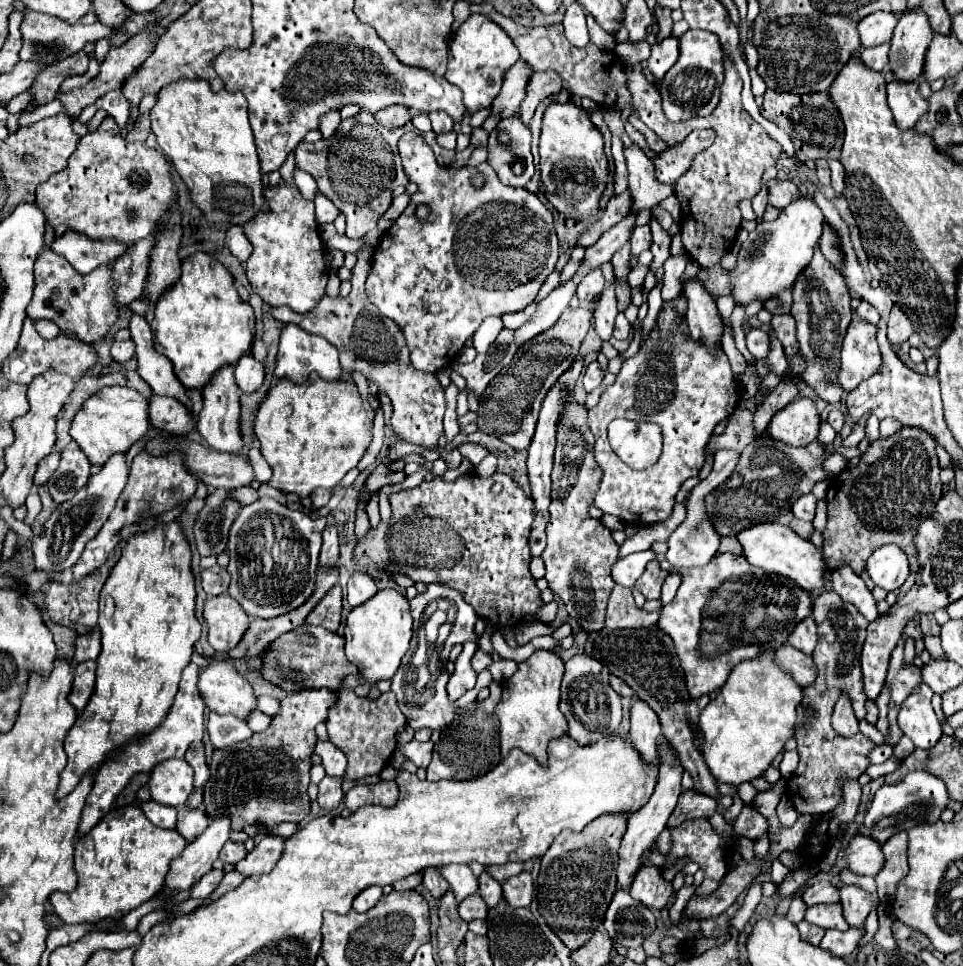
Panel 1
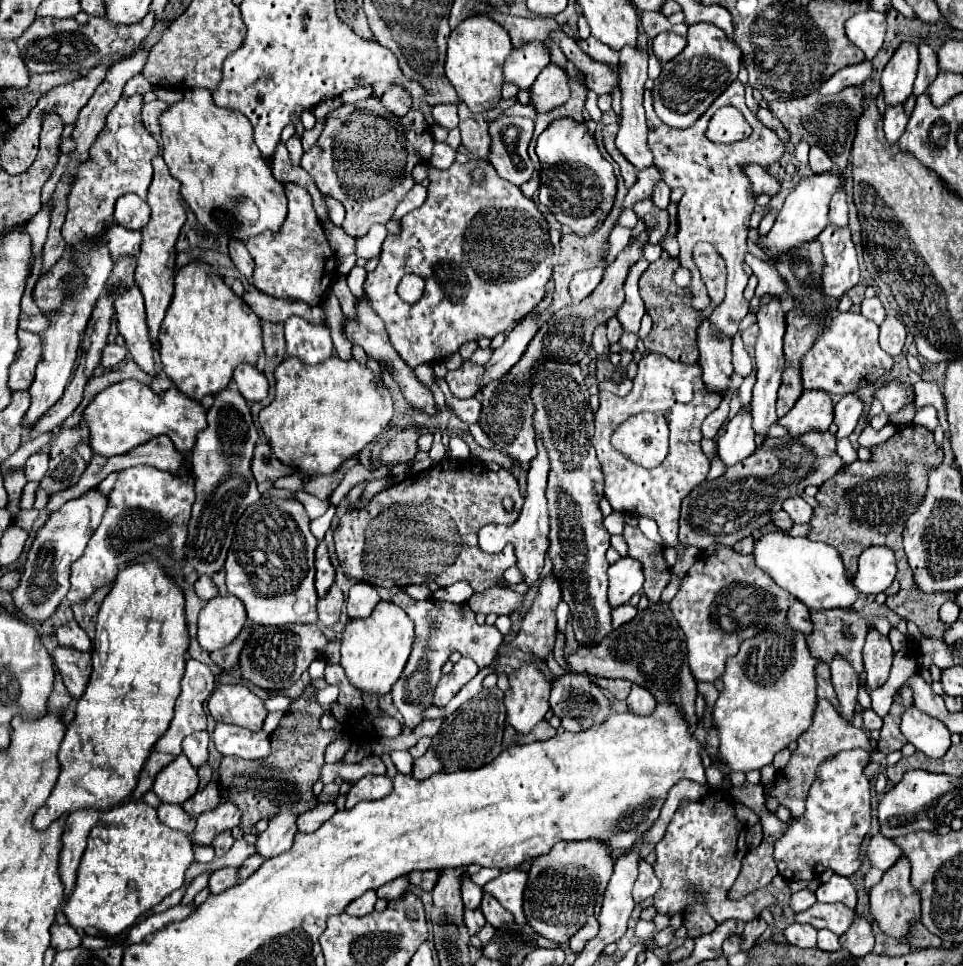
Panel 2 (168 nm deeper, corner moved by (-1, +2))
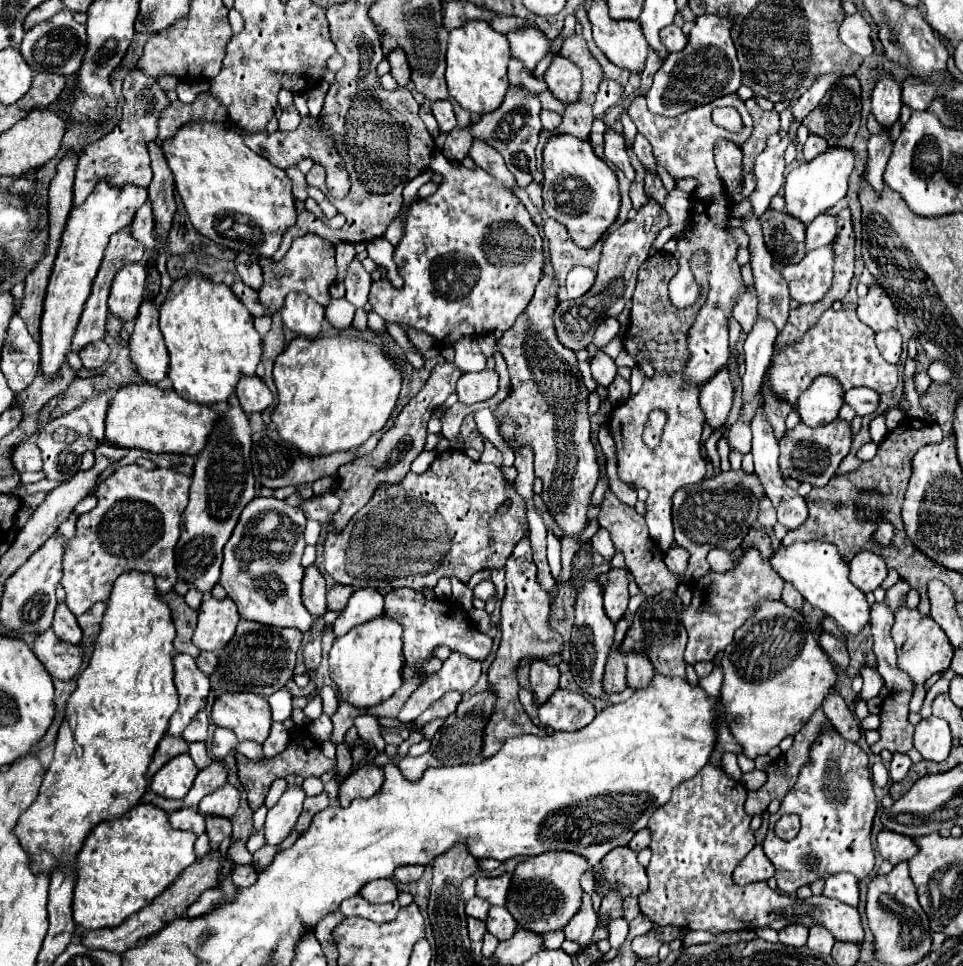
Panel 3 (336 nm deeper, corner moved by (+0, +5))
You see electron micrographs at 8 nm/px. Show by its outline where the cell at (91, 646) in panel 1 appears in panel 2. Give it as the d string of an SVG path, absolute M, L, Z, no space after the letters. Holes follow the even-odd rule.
M68 621L60 627L56 627L54 637L56 637L58 645L62 645L62 647L74 647L76 651L90 651L92 649L88 635L78 627L76 621Z

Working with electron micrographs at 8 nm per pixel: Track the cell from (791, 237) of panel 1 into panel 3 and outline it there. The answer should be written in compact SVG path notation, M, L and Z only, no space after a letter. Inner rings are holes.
M831 148L825 154L817 156L811 162L801 164L799 168L791 170L785 178L785 212L805 226L811 224L821 212L833 208L845 194L847 194L847 180L853 170L853 152L847 148Z

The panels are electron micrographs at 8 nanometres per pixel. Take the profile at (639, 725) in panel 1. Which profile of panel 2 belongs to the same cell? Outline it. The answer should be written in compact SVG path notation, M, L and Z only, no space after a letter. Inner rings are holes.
M632 685L632 691L630 691L626 703L628 703L628 709L632 709L636 715L652 715L652 711L656 707L654 695L640 685Z

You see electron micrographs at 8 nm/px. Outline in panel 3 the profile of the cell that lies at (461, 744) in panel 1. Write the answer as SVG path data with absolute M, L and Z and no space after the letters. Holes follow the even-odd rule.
M483 690L483 692L469 696L467 700L461 700L457 710L451 716L447 716L445 724L435 732L435 736L431 740L431 750L419 758L405 756L399 762L401 774L409 780L417 780L429 766L455 766L455 764L469 764L469 762L477 760L483 750L483 732L489 722L489 716L495 708L495 702L497 702L497 694L493 690Z

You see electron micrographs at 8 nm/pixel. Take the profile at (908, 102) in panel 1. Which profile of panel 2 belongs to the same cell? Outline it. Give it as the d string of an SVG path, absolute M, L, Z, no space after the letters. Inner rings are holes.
M902 105L886 109L886 113L884 113L884 133L886 133L886 141L890 145L896 145L902 131L906 129L906 123L908 123L908 117L904 115Z

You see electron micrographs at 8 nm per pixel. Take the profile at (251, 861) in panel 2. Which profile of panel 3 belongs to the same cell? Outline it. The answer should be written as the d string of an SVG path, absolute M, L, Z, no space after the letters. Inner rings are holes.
M263 846L261 850L257 850L255 854L253 854L253 862L259 866L259 868L265 868L265 866L269 866L271 864L271 860L273 860L273 856L277 854L277 846Z

